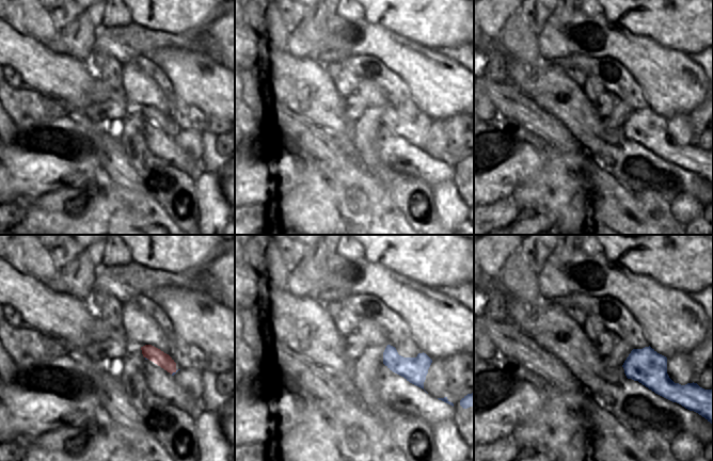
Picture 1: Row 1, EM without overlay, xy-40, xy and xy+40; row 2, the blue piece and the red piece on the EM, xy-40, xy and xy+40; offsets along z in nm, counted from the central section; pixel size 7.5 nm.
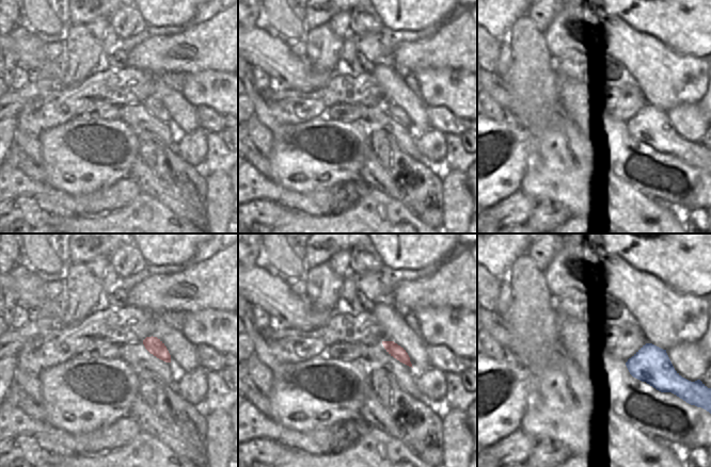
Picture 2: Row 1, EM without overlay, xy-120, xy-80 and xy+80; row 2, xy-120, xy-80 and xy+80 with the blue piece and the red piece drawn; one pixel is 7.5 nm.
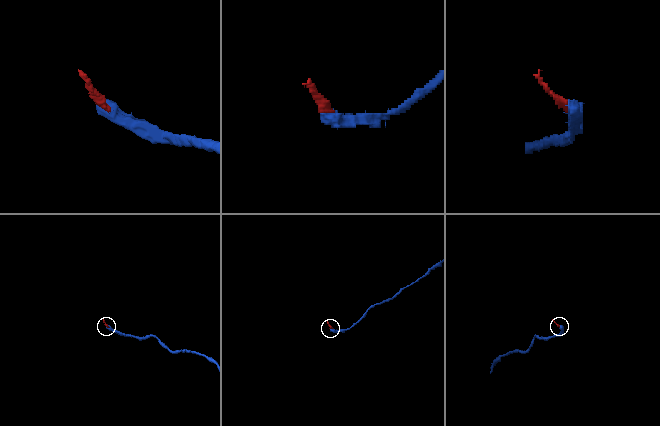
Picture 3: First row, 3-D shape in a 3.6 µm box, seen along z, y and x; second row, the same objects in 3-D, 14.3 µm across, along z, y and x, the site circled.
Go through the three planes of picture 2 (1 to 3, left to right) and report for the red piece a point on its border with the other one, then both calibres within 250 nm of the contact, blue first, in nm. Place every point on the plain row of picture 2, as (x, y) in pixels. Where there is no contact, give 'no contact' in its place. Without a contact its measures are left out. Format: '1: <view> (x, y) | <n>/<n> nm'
1: no contact
2: no contact
3: no contact

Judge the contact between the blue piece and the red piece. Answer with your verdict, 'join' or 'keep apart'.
join

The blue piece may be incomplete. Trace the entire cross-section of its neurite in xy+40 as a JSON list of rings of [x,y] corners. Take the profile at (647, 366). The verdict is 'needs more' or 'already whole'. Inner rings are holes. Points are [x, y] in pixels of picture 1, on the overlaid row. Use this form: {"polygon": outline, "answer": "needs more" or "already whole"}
{"polygon": [[[650,346],[633,349],[622,367],[628,379],[638,381],[655,394],[698,413],[713,424],[713,390],[704,390],[694,382],[685,385],[675,383],[667,373],[667,357],[657,353]]], "answer": "already whole"}

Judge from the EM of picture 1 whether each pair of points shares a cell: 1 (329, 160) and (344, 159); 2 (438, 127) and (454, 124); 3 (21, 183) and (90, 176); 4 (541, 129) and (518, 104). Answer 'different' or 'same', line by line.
1: same
2: different
3: same
4: same

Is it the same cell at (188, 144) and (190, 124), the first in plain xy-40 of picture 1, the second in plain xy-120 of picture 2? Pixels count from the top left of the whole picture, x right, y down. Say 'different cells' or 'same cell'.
different cells

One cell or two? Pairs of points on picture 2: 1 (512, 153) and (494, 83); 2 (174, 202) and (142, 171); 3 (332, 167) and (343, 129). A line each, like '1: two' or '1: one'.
1: one
2: one
3: one

